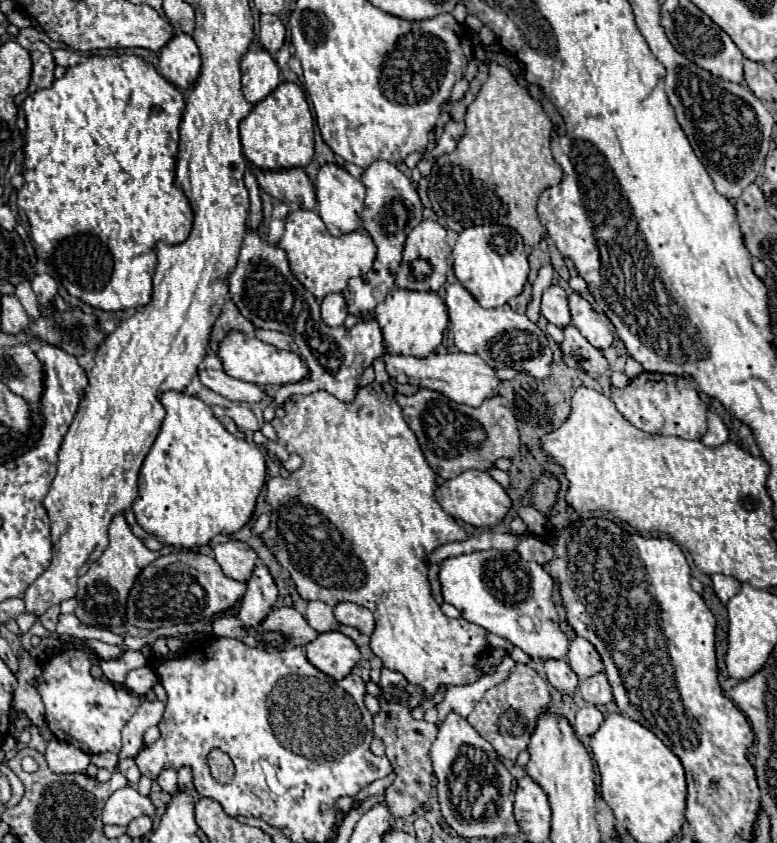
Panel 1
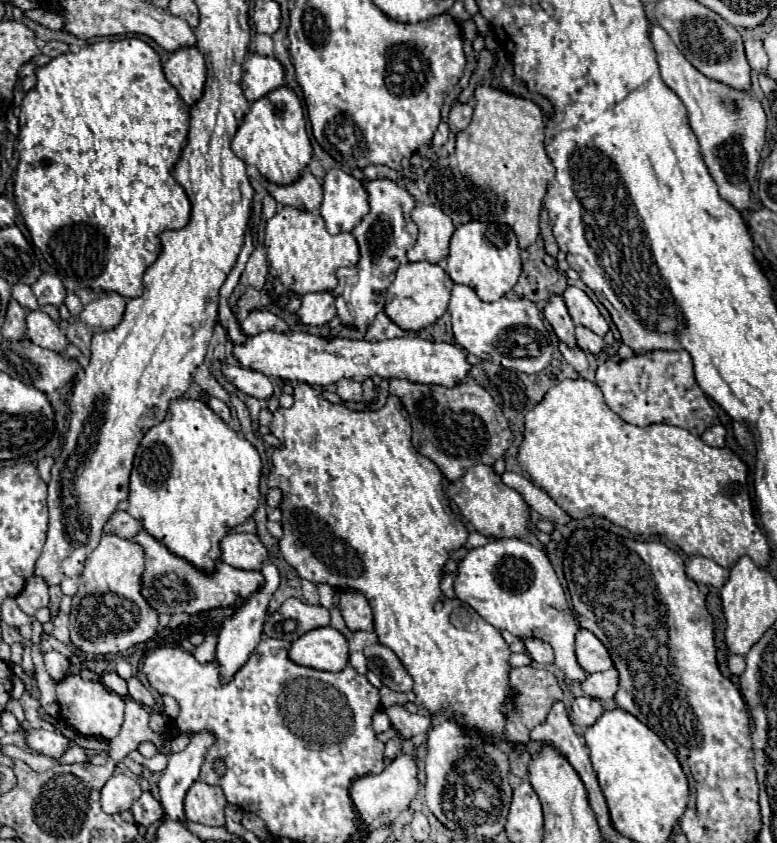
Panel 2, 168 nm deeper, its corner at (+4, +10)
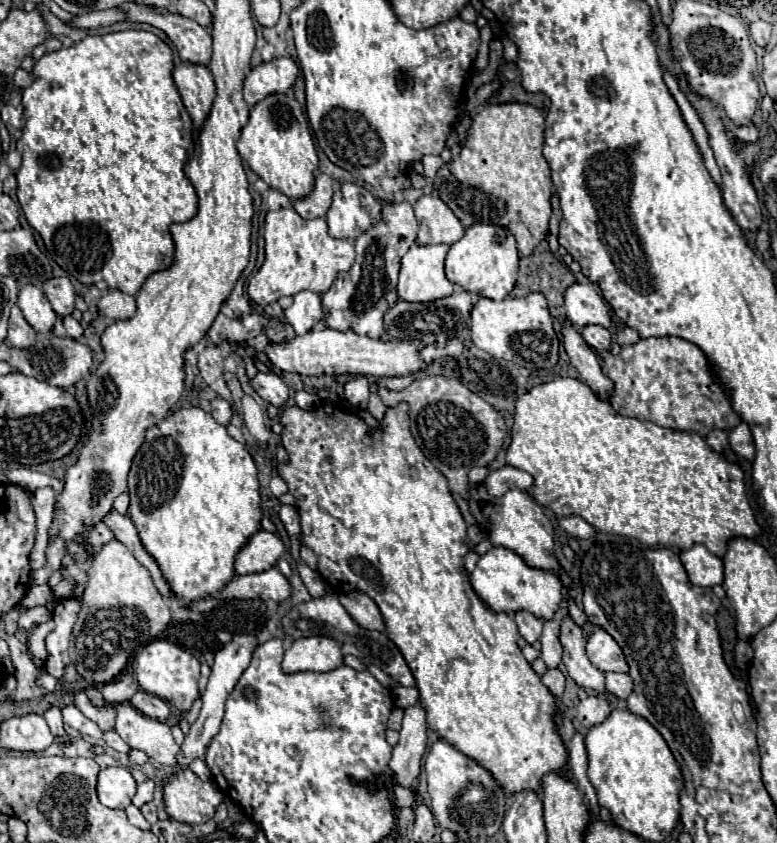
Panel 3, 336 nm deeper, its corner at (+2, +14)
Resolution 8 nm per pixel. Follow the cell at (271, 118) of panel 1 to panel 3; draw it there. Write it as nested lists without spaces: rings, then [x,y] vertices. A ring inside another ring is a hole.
[[[272,94],[252,106],[250,120],[242,128],[236,146],[250,170],[258,174],[270,188],[286,194],[290,200],[306,198],[306,194],[310,194],[314,188],[318,156],[304,110],[292,94]]]

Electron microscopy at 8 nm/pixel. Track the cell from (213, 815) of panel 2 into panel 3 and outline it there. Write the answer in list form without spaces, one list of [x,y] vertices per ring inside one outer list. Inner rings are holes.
[[[176,770],[164,780],[164,808],[166,814],[184,824],[204,824],[214,818],[216,806],[224,794],[214,782],[200,780],[194,772]]]

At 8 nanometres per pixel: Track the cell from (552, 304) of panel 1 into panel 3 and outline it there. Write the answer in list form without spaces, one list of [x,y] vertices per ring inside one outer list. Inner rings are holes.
[[[570,322],[564,324],[564,348],[572,366],[578,370],[580,380],[586,382],[594,390],[594,394],[598,394],[598,398],[610,400],[614,392],[614,384],[610,382],[610,378],[602,374],[594,350],[584,342],[580,332]]]

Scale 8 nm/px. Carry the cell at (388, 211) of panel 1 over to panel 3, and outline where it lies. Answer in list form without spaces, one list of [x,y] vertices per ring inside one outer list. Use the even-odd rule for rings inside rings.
[[[408,202],[402,204],[382,204],[382,222],[356,238],[356,262],[346,274],[336,278],[336,284],[330,286],[322,294],[322,310],[326,328],[338,332],[356,332],[368,338],[382,338],[384,330],[384,314],[398,302],[396,284],[402,256],[416,242],[418,222],[414,210]]]

